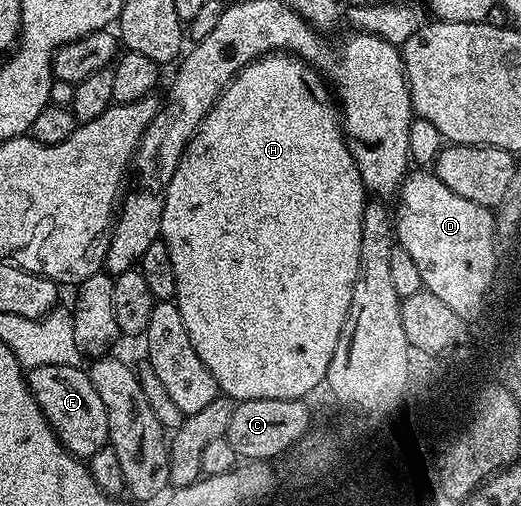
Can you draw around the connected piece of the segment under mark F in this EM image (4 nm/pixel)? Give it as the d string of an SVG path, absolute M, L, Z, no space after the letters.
M47 366L30 369L27 374L29 391L35 396L39 408L44 412L53 431L57 434L63 446L82 460L92 458L95 452L109 446L109 421L107 412L103 408L103 400L99 400L99 392L95 392L95 384L91 384L88 373L78 366Z

